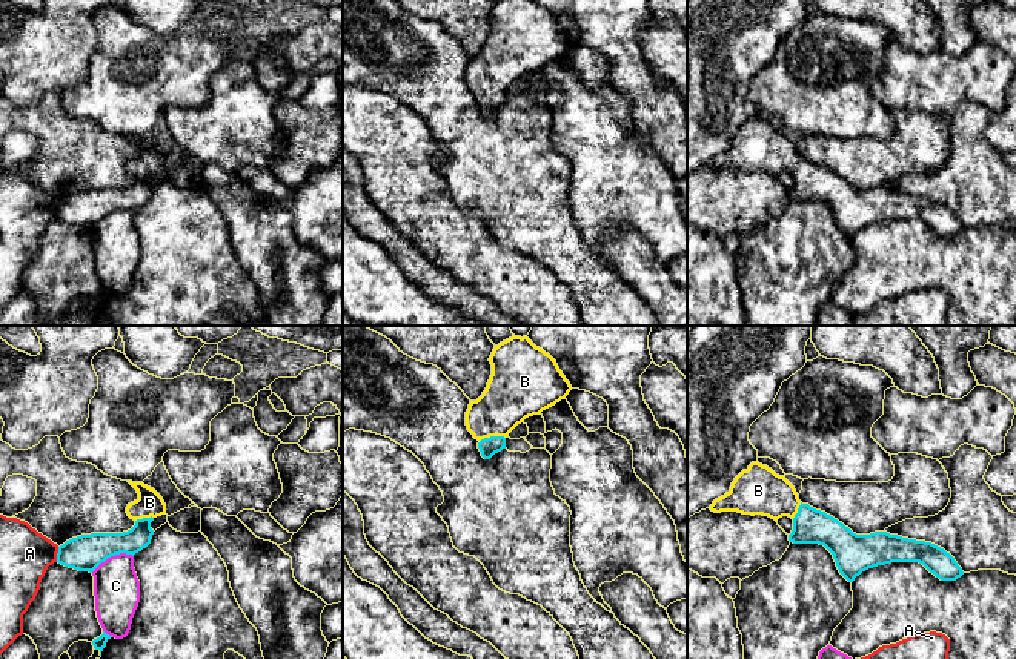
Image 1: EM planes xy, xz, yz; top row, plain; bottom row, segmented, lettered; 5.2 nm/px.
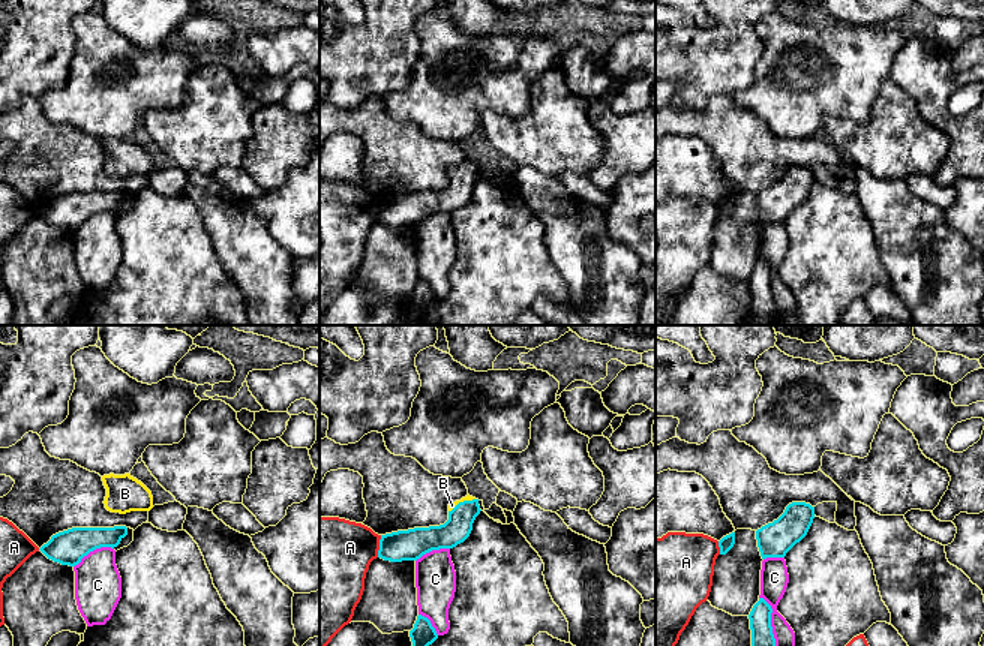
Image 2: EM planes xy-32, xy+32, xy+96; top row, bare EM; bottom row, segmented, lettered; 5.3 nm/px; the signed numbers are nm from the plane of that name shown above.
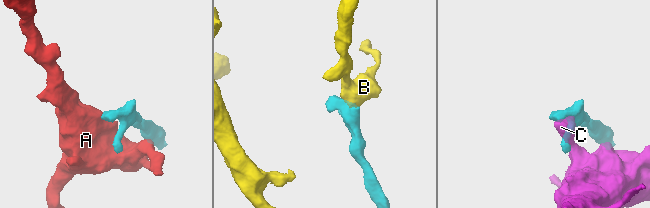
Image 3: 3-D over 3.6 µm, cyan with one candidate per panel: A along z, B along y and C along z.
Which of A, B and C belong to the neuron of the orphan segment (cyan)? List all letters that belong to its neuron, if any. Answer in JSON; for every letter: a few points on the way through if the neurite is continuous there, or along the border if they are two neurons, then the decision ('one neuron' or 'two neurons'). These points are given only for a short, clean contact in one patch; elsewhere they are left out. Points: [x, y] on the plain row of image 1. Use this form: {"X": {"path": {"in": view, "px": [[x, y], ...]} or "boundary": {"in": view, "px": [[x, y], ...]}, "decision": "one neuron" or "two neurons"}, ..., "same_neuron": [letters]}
{"A": {"boundary": {"in": "xy", "px": [[59, 203], [56, 217]]}, "decision": "two neurons"}, "B": {"path": {"in": "xz", "px": [[489, 102], [492, 92], [492, 72], [512, 49]]}, "decision": "one neuron"}, "C": {"decision": "two neurons"}, "same_neuron": ["B"]}

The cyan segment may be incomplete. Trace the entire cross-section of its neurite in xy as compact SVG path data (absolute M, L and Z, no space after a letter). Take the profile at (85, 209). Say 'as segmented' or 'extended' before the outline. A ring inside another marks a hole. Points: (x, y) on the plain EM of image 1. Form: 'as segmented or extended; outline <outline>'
extended; outline M128 138L138 149L138 155L126 163L135 181L123 189L91 189L72 194L58 203L58 220L92 229L108 214L120 209L134 212L151 200L154 190L151 178L166 171L166 160L154 144L143 138Z

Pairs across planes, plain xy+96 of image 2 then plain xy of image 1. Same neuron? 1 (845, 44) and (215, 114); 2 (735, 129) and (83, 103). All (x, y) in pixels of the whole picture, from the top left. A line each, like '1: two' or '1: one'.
1: two
2: two

